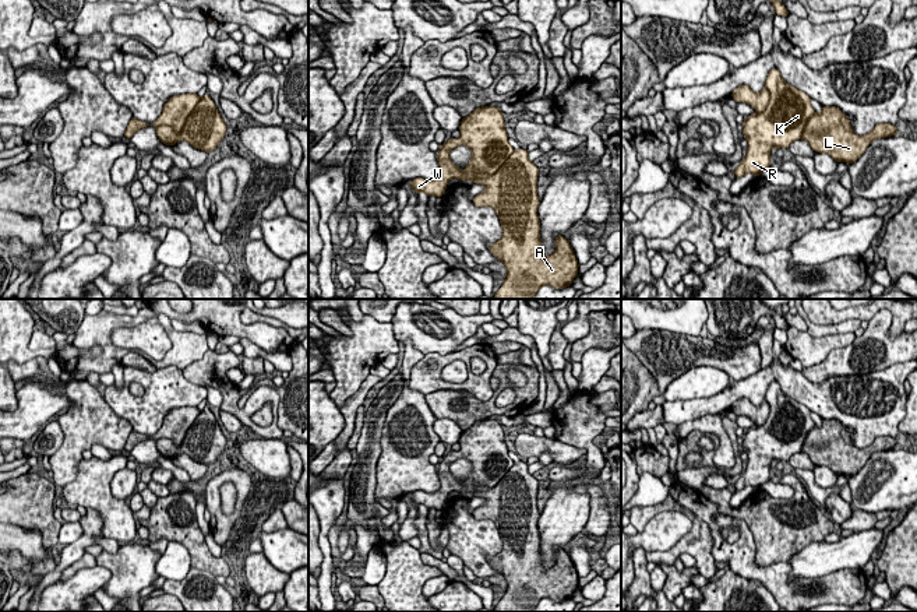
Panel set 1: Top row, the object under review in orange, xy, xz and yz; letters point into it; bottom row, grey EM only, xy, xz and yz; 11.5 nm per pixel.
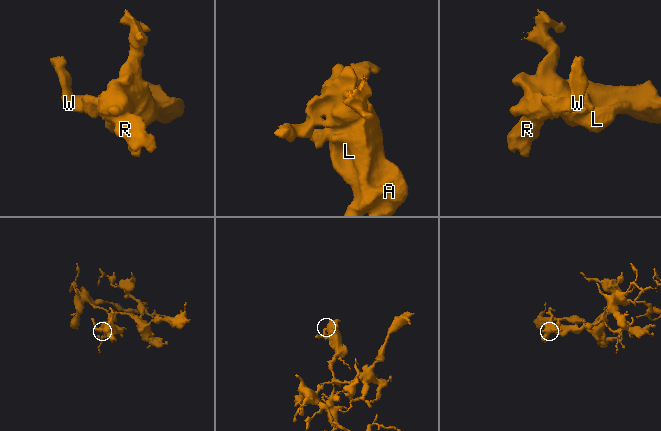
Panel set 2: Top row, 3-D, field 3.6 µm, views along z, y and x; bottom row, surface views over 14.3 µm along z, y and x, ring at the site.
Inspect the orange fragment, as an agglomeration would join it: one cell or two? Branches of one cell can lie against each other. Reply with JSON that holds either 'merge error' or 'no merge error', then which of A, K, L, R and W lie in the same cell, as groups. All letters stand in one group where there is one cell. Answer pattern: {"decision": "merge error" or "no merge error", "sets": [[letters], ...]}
{"decision": "merge error", "sets": [["A", "L"], ["K", "R", "W"]]}

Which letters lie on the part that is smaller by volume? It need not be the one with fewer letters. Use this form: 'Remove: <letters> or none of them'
Remove: K, R, W

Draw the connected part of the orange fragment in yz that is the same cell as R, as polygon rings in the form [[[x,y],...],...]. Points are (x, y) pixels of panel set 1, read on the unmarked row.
[[[777,381],[769,384],[765,401],[770,407],[766,422],[745,430],[743,436],[748,464],[734,482],[736,490],[747,486],[761,489],[770,479],[770,462],[790,461],[793,454],[803,450],[808,432],[815,426],[811,411],[787,397]]]

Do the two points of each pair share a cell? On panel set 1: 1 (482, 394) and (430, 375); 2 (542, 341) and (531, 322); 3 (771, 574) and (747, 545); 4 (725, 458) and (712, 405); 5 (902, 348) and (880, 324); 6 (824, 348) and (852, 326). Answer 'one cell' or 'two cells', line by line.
1: one cell
2: one cell
3: one cell
4: two cells
5: one cell
6: two cells

